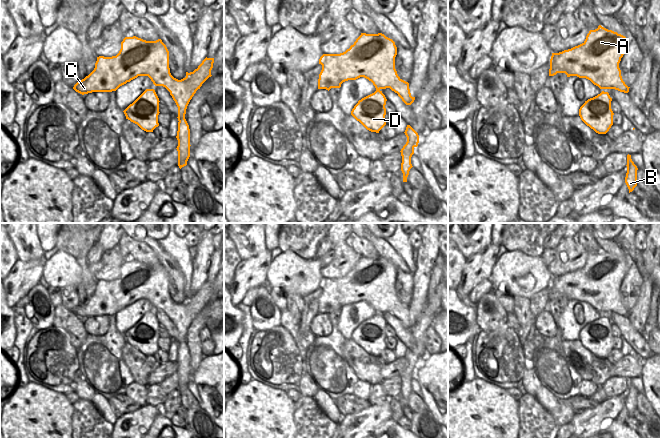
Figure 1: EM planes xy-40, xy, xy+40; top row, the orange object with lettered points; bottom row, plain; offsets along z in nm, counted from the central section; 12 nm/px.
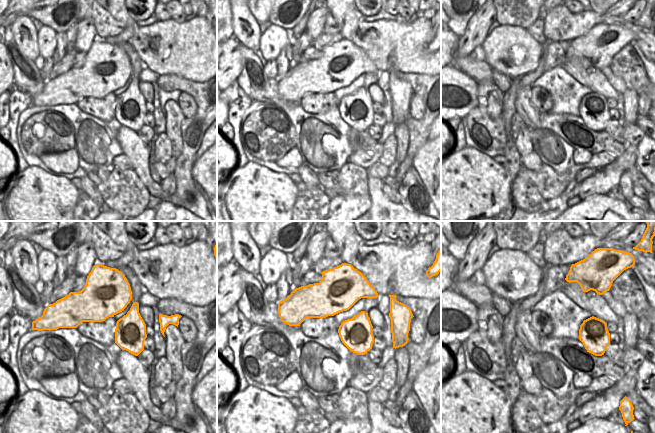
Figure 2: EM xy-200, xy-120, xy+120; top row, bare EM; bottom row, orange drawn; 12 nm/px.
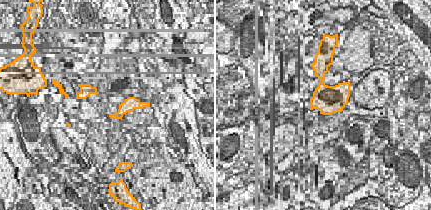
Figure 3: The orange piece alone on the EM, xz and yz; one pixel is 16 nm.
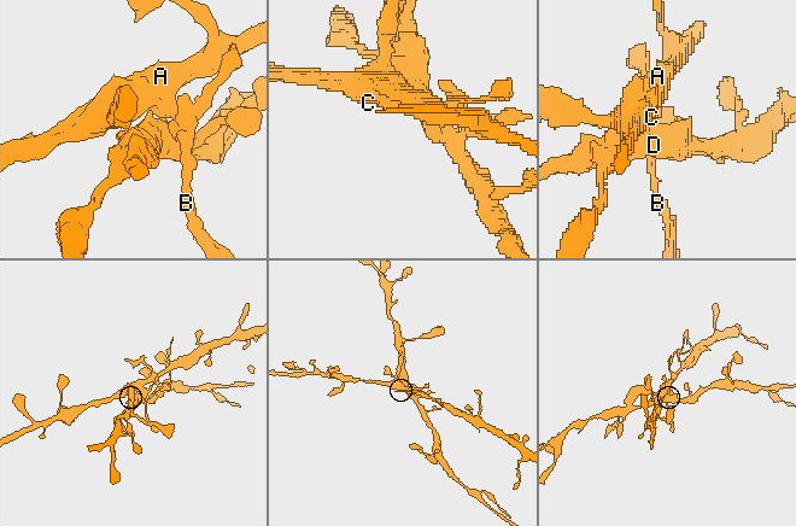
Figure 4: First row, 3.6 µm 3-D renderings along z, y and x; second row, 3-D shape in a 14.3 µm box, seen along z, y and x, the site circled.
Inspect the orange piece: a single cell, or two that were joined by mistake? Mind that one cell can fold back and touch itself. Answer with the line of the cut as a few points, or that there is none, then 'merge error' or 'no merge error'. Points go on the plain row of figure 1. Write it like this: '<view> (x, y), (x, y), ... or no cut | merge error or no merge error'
no cut | no merge error

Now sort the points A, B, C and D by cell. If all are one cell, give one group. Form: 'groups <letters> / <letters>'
groups A B C D

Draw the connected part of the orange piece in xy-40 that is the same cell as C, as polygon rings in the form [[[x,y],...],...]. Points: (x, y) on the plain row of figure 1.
[[[125,261],[116,280],[97,281],[94,294],[79,304],[73,313],[84,319],[112,316],[138,300],[148,300],[155,310],[165,311],[178,331],[178,390],[187,389],[190,381],[190,353],[185,343],[187,330],[202,308],[211,301],[214,282],[205,282],[193,296],[178,304],[170,297],[169,275],[161,263],[146,265]]]

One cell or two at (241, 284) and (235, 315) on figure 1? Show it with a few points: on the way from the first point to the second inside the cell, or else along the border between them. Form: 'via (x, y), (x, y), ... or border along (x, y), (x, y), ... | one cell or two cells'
border along (234, 305), (236, 307) | two cells

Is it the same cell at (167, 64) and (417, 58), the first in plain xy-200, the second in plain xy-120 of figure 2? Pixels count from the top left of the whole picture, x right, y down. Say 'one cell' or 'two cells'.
one cell

